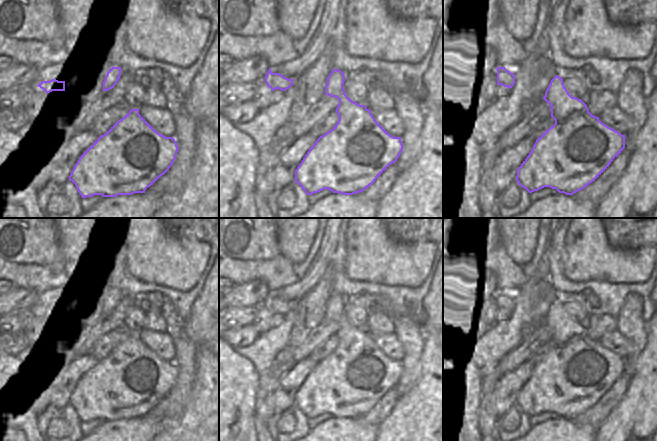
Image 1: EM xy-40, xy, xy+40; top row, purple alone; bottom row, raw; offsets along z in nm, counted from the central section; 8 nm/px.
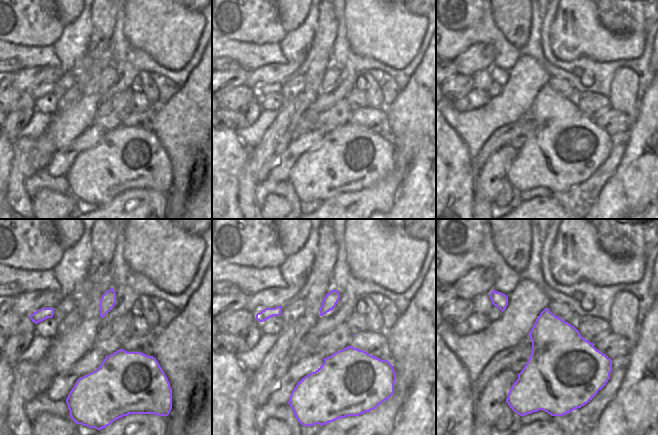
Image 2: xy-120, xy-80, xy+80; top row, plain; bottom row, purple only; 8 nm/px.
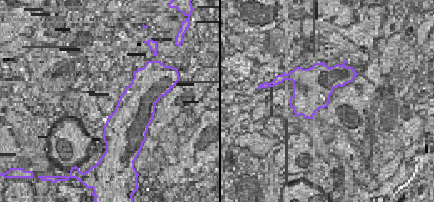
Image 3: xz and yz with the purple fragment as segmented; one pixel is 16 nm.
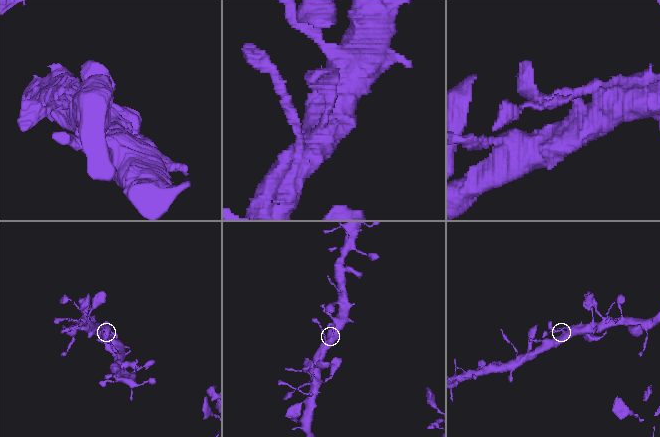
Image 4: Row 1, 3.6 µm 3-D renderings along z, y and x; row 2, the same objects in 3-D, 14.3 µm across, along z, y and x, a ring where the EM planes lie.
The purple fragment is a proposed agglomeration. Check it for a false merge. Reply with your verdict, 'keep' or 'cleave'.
keep

